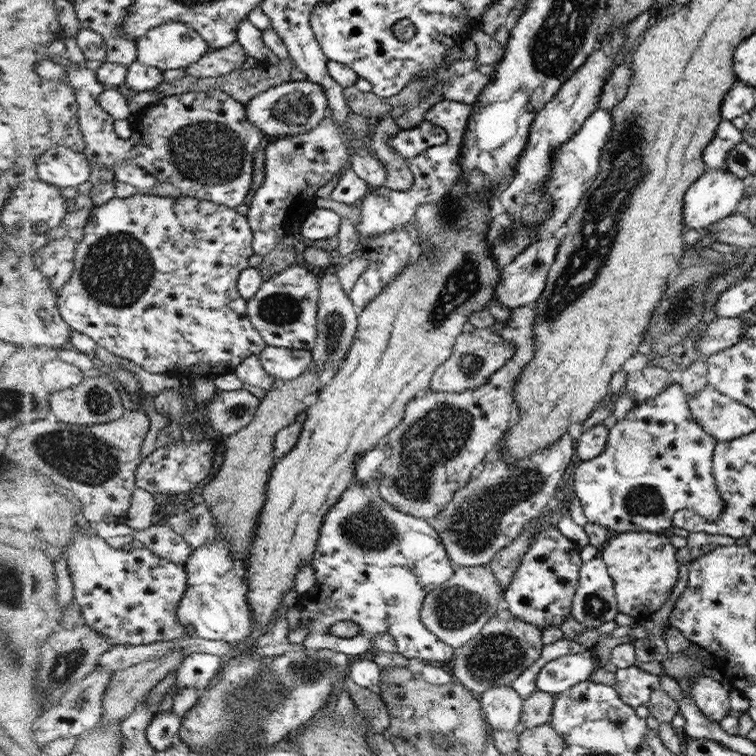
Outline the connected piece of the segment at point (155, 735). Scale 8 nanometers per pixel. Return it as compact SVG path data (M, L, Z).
M174 711L157 713L148 728L148 739L158 751L165 751L174 747L180 737L184 718Z

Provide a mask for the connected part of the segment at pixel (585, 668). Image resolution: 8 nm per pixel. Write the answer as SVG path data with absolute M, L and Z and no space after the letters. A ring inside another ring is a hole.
M586 648L582 653L570 654L548 662L536 678L536 688L540 692L560 694L579 682L590 678L598 662L593 648Z

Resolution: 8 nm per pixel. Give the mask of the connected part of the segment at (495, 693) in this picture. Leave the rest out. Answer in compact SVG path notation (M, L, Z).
M511 685L494 686L480 694L486 722L493 731L521 732L520 722L524 699Z

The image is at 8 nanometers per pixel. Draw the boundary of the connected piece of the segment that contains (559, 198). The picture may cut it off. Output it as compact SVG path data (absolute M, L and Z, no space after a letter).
M598 108L588 119L585 125L574 134L564 146L558 146L554 153L554 174L550 176L550 182L546 182L544 193L551 198L551 209L547 217L539 226L538 237L556 235L562 232L564 224L581 204L581 198L589 191L590 186L596 181L601 172L602 150L610 140L610 132L614 130L614 118L612 111Z

